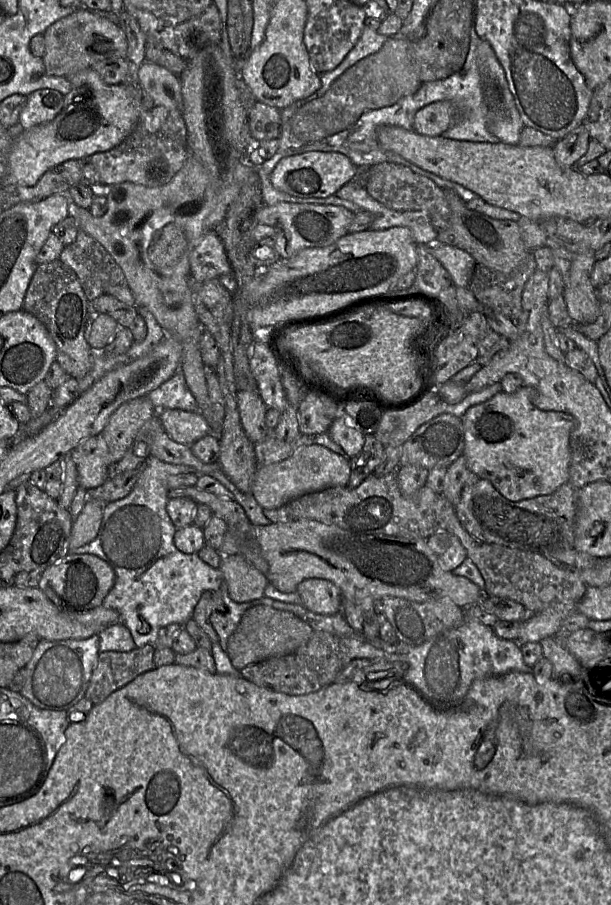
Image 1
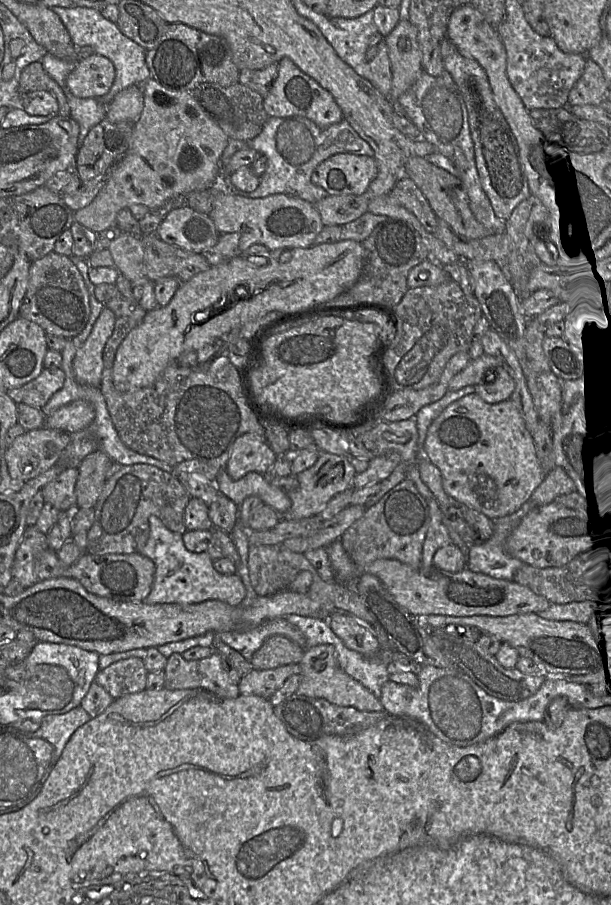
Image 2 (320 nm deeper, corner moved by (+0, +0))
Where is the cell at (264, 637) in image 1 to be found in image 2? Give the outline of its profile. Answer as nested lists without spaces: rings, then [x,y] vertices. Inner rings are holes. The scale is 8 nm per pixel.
[[[283,635],[267,638],[253,654],[250,664],[255,670],[267,670],[288,664],[299,663],[305,649]]]

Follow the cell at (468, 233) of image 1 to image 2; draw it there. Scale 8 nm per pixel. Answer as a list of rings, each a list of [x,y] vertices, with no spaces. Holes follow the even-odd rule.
[[[409,157],[404,165],[405,175],[411,178],[428,200],[438,219],[444,220],[458,236],[466,239],[481,239],[491,235],[474,217],[469,207],[469,199],[459,177],[430,163],[427,158]]]

